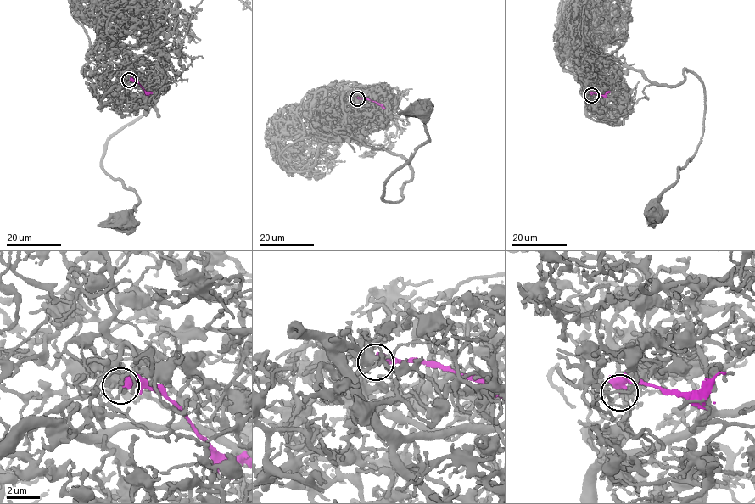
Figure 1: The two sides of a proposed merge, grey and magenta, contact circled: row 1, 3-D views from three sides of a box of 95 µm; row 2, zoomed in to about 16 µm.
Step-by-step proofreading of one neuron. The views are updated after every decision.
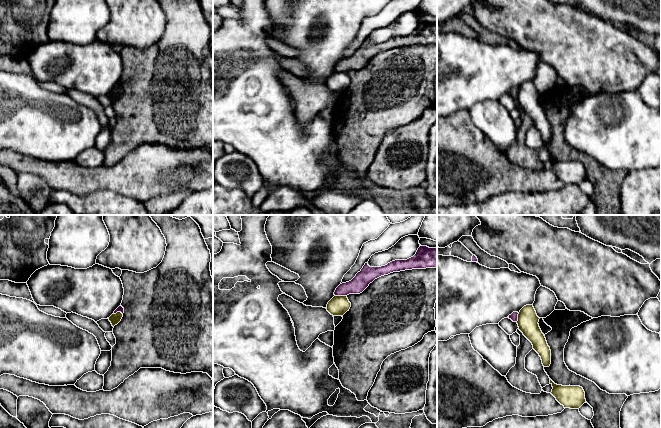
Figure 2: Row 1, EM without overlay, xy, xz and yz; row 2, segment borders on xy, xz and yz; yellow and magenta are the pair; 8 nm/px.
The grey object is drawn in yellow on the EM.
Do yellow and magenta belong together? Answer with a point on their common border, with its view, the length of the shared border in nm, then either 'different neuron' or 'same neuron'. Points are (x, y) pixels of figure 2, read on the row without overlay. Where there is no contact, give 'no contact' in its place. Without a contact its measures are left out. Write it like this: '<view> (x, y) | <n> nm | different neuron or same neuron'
xz (341, 72) | 100 nm | different neuron

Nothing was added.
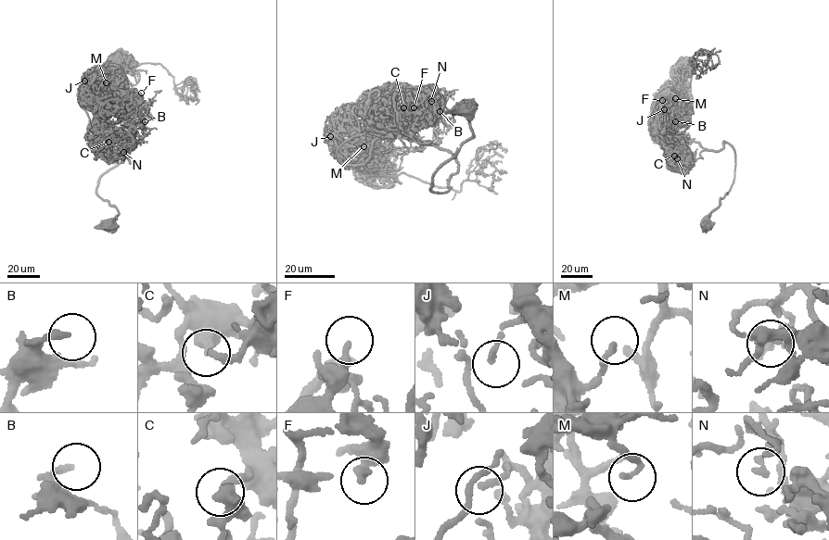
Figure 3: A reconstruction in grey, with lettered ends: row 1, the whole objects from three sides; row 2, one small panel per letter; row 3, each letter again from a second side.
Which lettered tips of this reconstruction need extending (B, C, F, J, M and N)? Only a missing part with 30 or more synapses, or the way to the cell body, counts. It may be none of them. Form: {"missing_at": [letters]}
{"missing_at": []}

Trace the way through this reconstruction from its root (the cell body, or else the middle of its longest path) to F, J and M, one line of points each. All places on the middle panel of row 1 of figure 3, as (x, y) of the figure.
F: (465, 110), (473, 135), (436, 171), (440, 193), (457, 162), (401, 134), (413, 138), (414, 107)
J: (465, 110), (473, 135), (432, 178), (443, 193), (458, 169), (452, 153), (388, 136), (355, 165), (330, 136)
M: (465, 110), (473, 135), (432, 178), (445, 193), (452, 154), (358, 101), (341, 125), (363, 146)

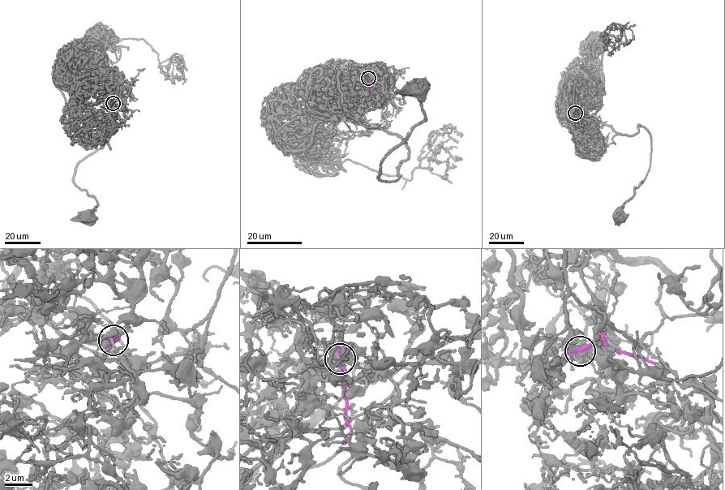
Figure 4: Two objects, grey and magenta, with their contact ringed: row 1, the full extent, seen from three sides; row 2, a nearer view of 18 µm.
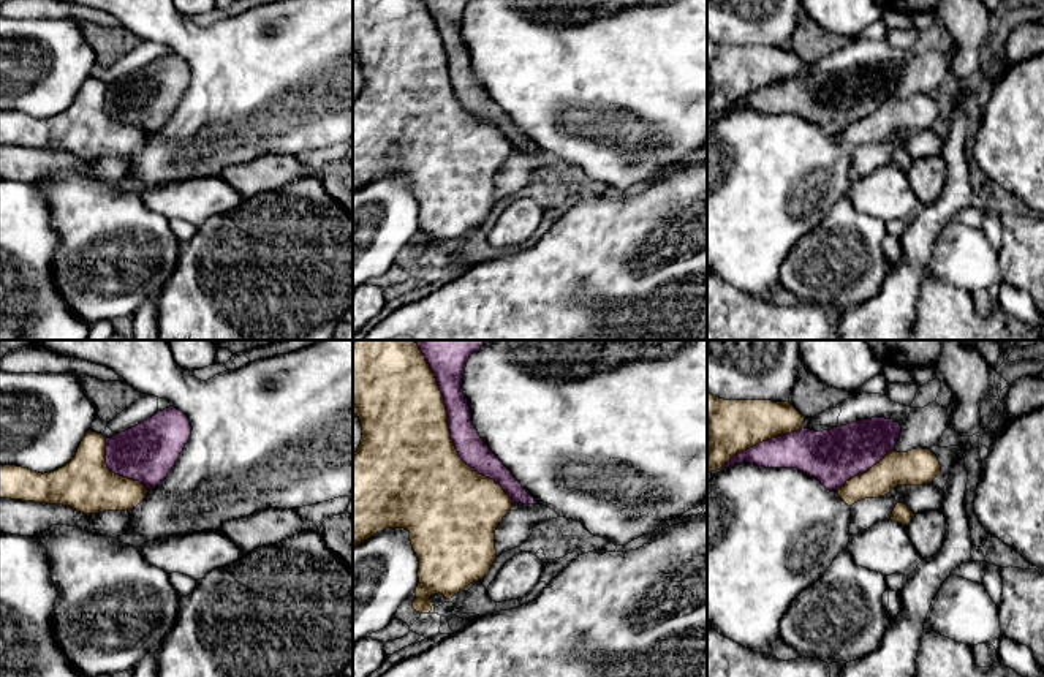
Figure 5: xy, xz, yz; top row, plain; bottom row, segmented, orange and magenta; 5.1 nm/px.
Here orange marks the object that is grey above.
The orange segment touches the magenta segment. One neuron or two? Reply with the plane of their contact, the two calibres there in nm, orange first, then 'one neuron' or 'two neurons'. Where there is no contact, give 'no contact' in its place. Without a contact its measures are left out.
contact in xz; calibres 480 and 150 nm; two neurons

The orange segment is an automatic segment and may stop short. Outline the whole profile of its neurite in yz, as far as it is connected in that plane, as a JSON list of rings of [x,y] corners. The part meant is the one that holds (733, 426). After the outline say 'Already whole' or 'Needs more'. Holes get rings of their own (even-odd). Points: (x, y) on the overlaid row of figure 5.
[[[707,392],[707,471],[762,441],[800,430],[804,422],[789,402],[724,400]]]. Already whole

